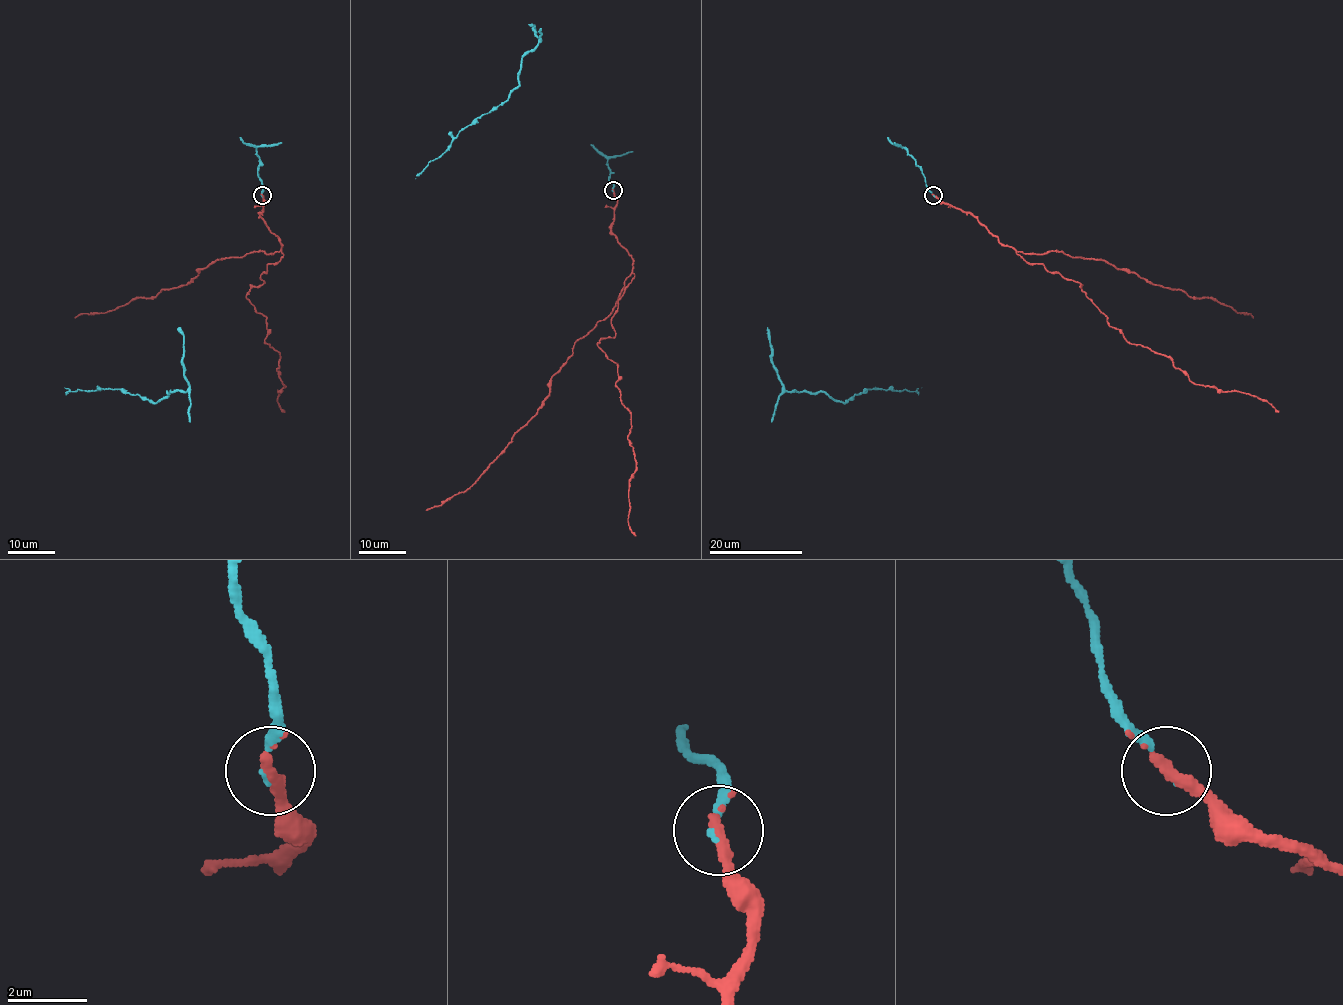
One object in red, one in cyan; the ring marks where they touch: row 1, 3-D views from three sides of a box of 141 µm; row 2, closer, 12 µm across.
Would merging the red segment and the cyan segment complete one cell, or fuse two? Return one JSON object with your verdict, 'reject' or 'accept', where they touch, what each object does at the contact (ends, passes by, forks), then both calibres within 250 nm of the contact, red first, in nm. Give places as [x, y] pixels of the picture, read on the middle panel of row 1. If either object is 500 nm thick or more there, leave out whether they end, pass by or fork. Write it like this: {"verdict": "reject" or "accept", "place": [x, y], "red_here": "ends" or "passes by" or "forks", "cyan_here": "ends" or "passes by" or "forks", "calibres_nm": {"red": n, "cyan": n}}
{"verdict": "accept", "place": [613, 190], "red_here": "passes by", "cyan_here": "ends", "calibres_nm": {"red": 260, "cyan": 90}}

